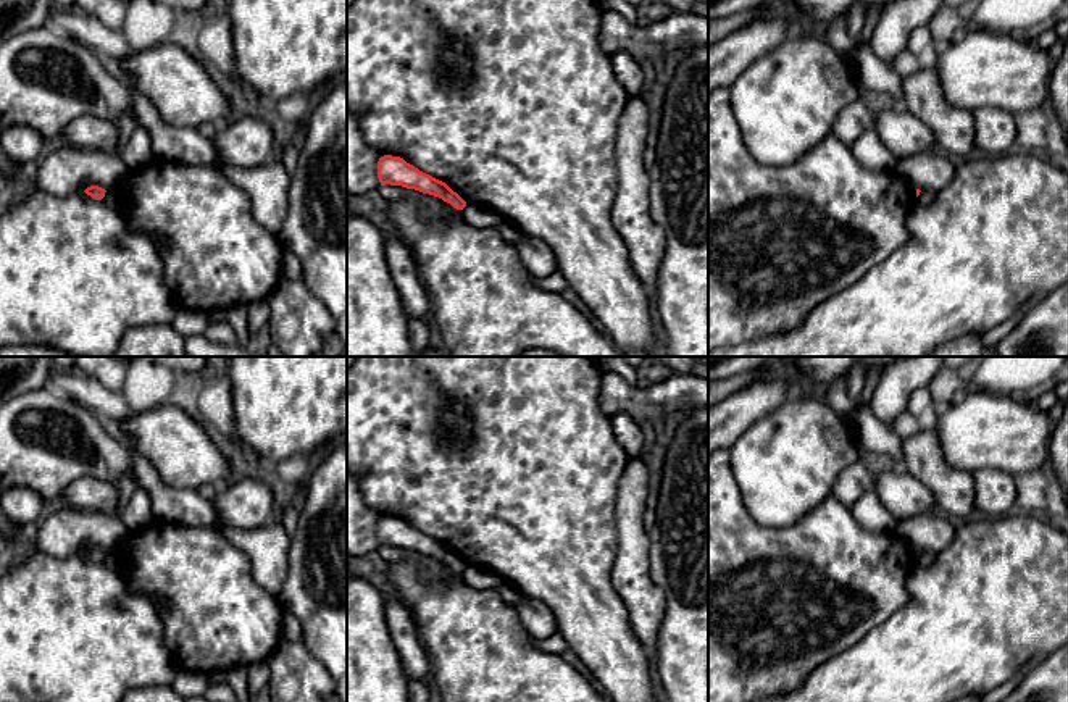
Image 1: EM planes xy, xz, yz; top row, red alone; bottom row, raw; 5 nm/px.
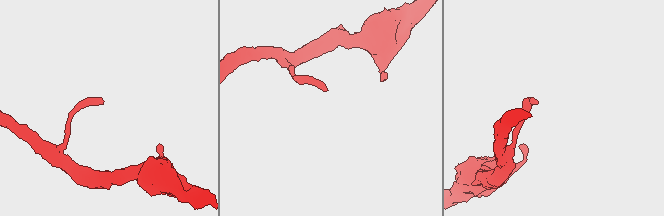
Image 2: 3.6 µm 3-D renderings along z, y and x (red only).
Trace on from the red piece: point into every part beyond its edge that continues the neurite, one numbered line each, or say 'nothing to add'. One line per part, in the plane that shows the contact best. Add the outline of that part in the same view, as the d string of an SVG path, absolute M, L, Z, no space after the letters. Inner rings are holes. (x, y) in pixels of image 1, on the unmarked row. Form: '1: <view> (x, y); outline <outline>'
nothing to add

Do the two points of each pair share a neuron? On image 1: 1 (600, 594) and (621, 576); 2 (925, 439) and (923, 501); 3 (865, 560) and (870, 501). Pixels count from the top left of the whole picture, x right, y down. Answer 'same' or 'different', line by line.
1: different
2: different
3: different

